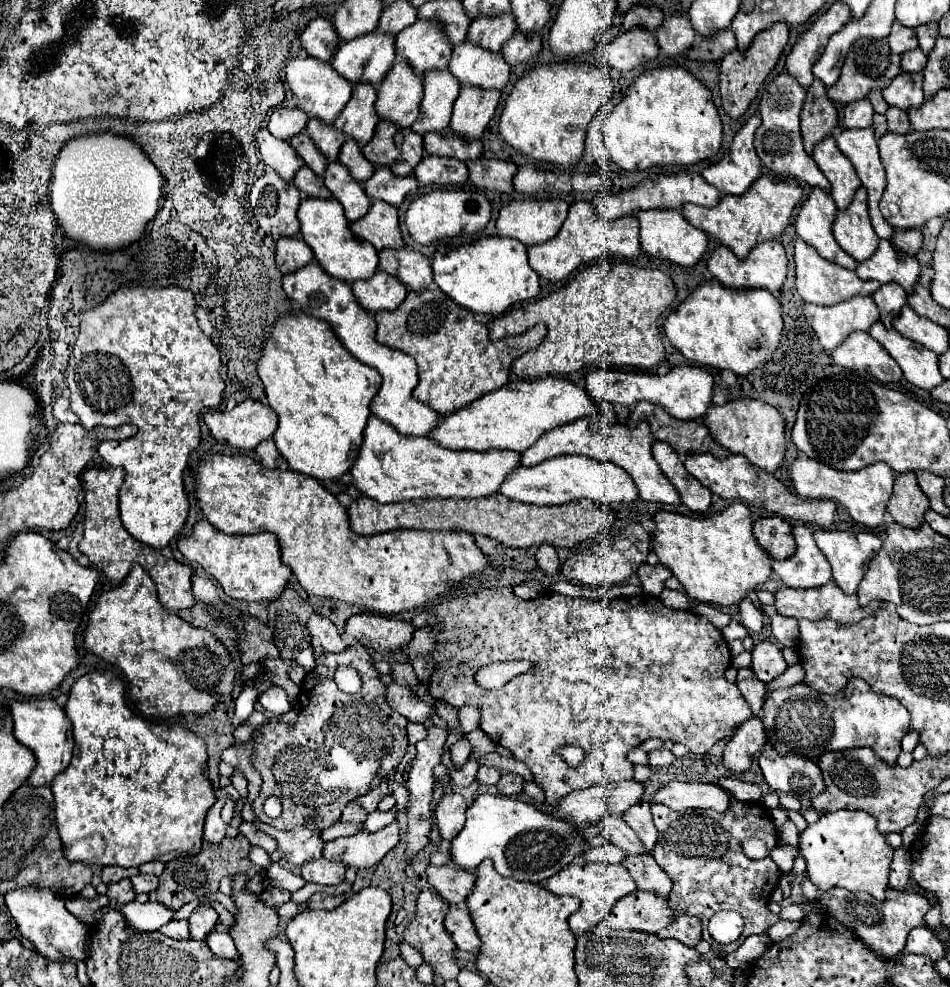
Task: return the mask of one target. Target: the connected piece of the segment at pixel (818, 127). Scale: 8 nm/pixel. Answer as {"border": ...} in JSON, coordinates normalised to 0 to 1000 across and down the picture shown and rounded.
{"border":[[[857,81],[855,87],[851,89],[851,97],[842,113],[842,132],[851,156],[855,156],[857,148],[863,142],[874,138],[880,124],[882,124],[880,109],[869,97],[869,87],[863,81]]]}

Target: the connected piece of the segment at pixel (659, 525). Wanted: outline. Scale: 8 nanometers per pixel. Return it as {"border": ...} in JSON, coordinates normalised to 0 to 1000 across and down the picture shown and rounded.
{"border":[[[773,509],[760,519],[743,525],[726,525],[714,519],[695,517],[688,521],[688,529],[686,557],[695,565],[695,571],[714,586],[722,602],[733,610],[756,614],[777,612],[813,582],[811,563],[796,553],[792,543],[792,523],[781,509]]]}

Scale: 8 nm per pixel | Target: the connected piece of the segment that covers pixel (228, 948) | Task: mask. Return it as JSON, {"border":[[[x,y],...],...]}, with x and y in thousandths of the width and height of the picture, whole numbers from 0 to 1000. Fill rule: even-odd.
{"border":[[[221,944],[217,954],[219,954],[221,963],[225,965],[225,969],[251,973],[251,965],[248,965],[246,952],[242,950],[242,946],[238,946],[238,944]]]}

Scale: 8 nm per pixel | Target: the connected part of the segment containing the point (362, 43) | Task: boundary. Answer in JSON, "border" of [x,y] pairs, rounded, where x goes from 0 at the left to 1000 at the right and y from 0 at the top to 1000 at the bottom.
{"border":[[[389,32],[375,41],[362,43],[349,59],[349,67],[371,85],[398,85],[413,69],[417,59],[415,36],[404,32]]]}

